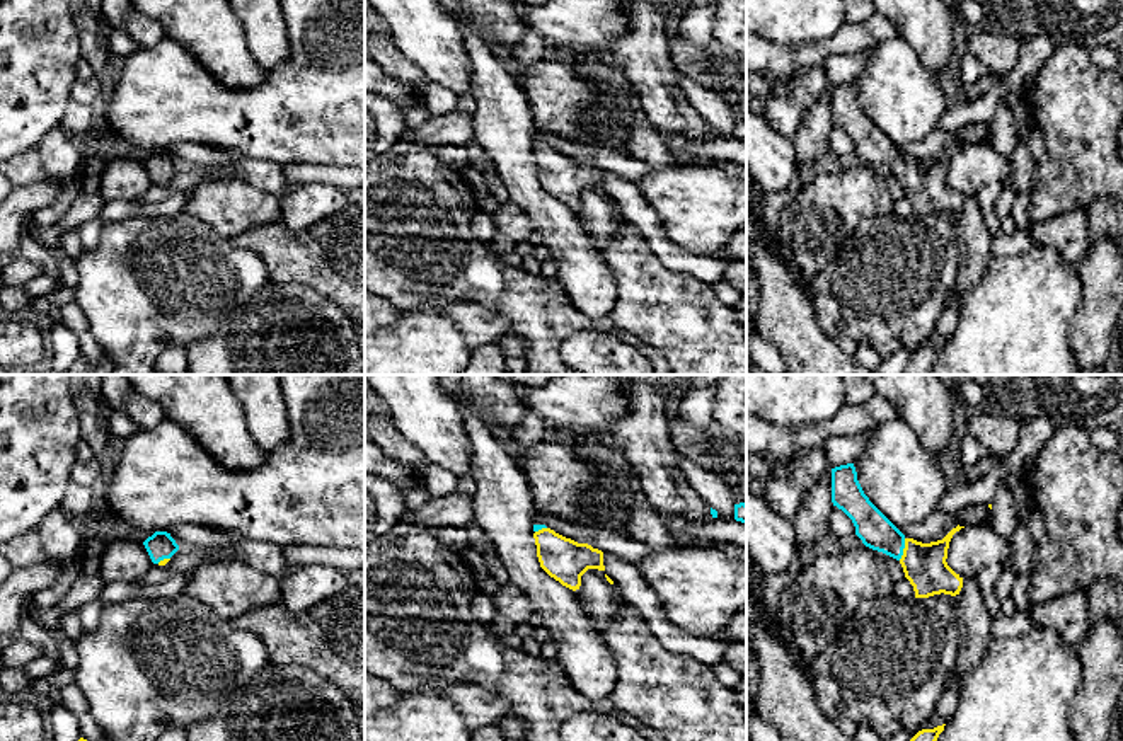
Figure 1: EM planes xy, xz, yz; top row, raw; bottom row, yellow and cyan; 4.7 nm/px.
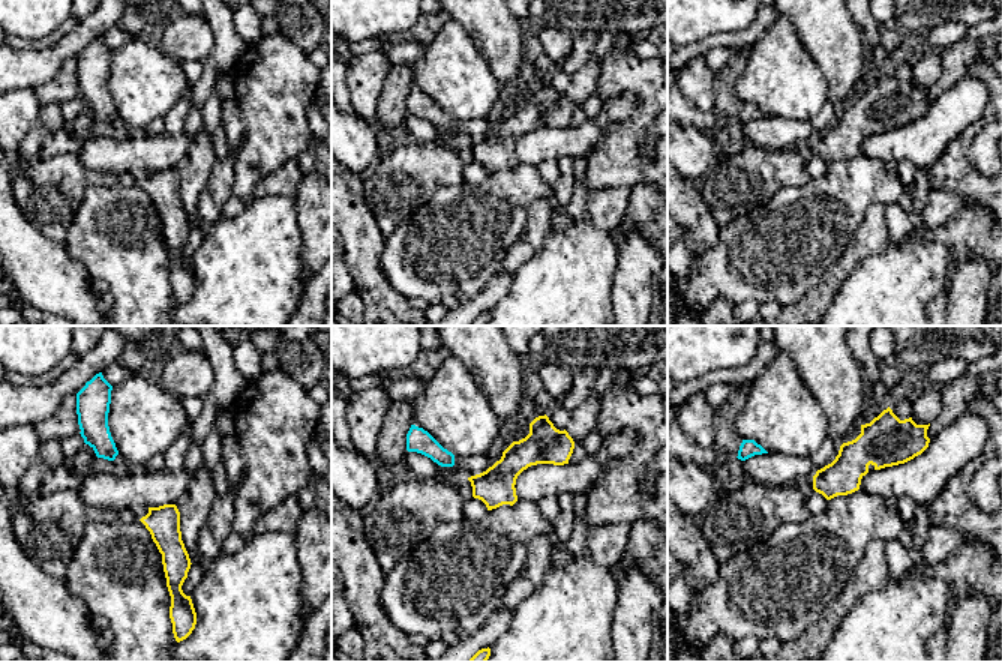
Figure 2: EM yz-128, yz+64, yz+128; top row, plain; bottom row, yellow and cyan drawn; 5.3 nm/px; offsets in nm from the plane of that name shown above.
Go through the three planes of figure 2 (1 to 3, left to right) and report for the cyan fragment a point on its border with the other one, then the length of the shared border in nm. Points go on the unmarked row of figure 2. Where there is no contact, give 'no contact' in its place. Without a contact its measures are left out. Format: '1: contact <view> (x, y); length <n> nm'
1: no contact
2: no contact
3: no contact

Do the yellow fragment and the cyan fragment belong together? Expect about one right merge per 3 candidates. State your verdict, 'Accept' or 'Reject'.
Accept

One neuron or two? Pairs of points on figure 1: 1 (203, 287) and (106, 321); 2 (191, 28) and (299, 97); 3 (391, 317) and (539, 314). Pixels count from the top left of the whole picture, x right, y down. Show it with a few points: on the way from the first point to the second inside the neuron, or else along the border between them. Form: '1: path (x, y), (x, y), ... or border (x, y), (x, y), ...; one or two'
1: path (179, 287), (149, 287), (130, 305); one
2: border (266, 70), (266, 75), (251, 87), (225, 86); two
3: border (382, 297), (401, 312); two

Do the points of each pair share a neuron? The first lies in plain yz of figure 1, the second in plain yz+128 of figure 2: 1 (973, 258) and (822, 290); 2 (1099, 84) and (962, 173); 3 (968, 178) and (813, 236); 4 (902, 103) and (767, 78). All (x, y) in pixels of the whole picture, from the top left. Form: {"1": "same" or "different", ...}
{"1": "same", "2": "same", "3": "different", "4": "same"}

